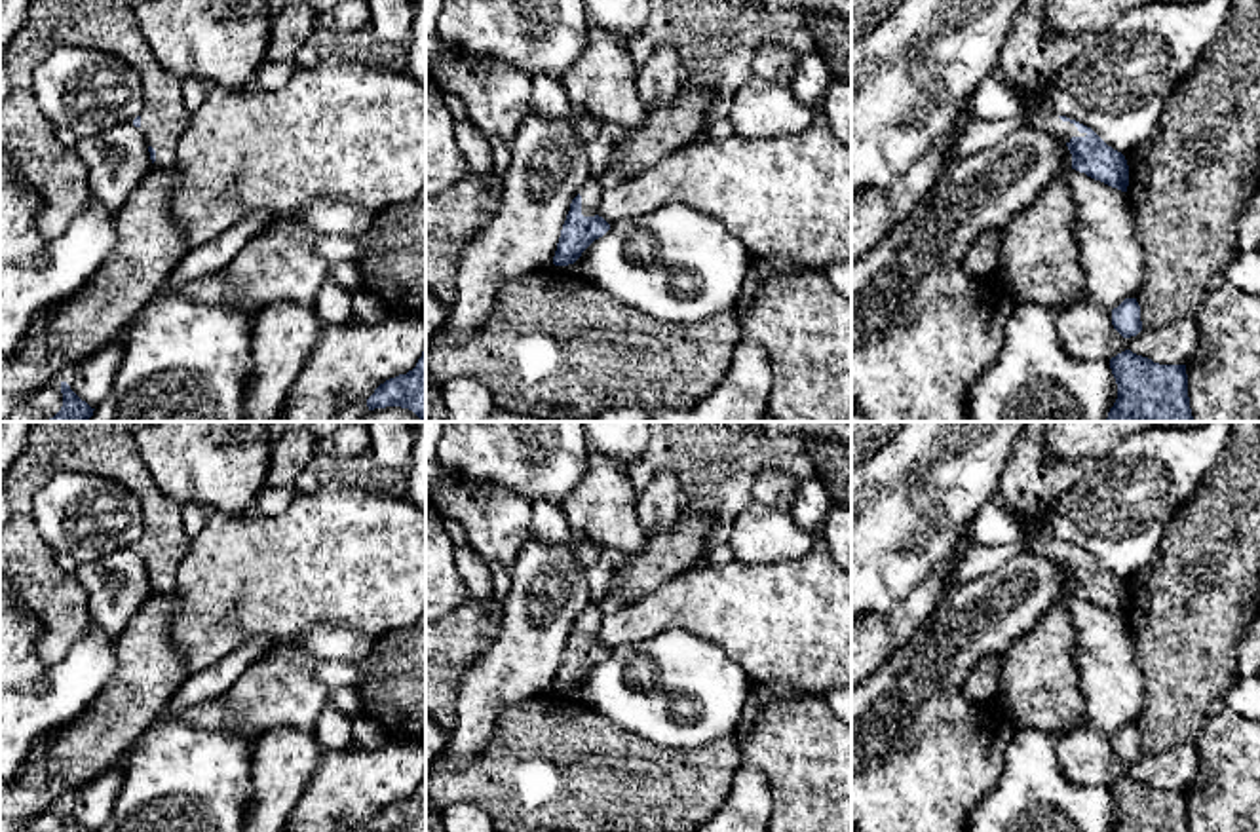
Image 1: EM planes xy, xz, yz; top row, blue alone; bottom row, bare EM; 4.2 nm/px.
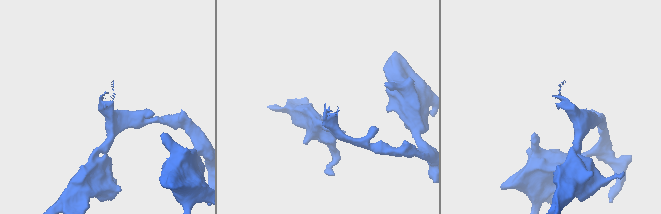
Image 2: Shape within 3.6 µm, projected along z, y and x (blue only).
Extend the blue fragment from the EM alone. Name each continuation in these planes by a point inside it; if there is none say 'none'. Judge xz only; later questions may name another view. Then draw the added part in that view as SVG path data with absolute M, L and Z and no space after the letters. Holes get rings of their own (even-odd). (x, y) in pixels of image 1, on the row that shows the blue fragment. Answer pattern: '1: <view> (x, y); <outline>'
1: xz (591, 192); M589 177L589 180L582 186L582 215L595 217L599 213L599 203L604 192L604 182L597 177Z

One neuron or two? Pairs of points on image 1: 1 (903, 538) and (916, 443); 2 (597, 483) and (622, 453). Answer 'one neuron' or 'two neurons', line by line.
1: one neuron
2: two neurons

